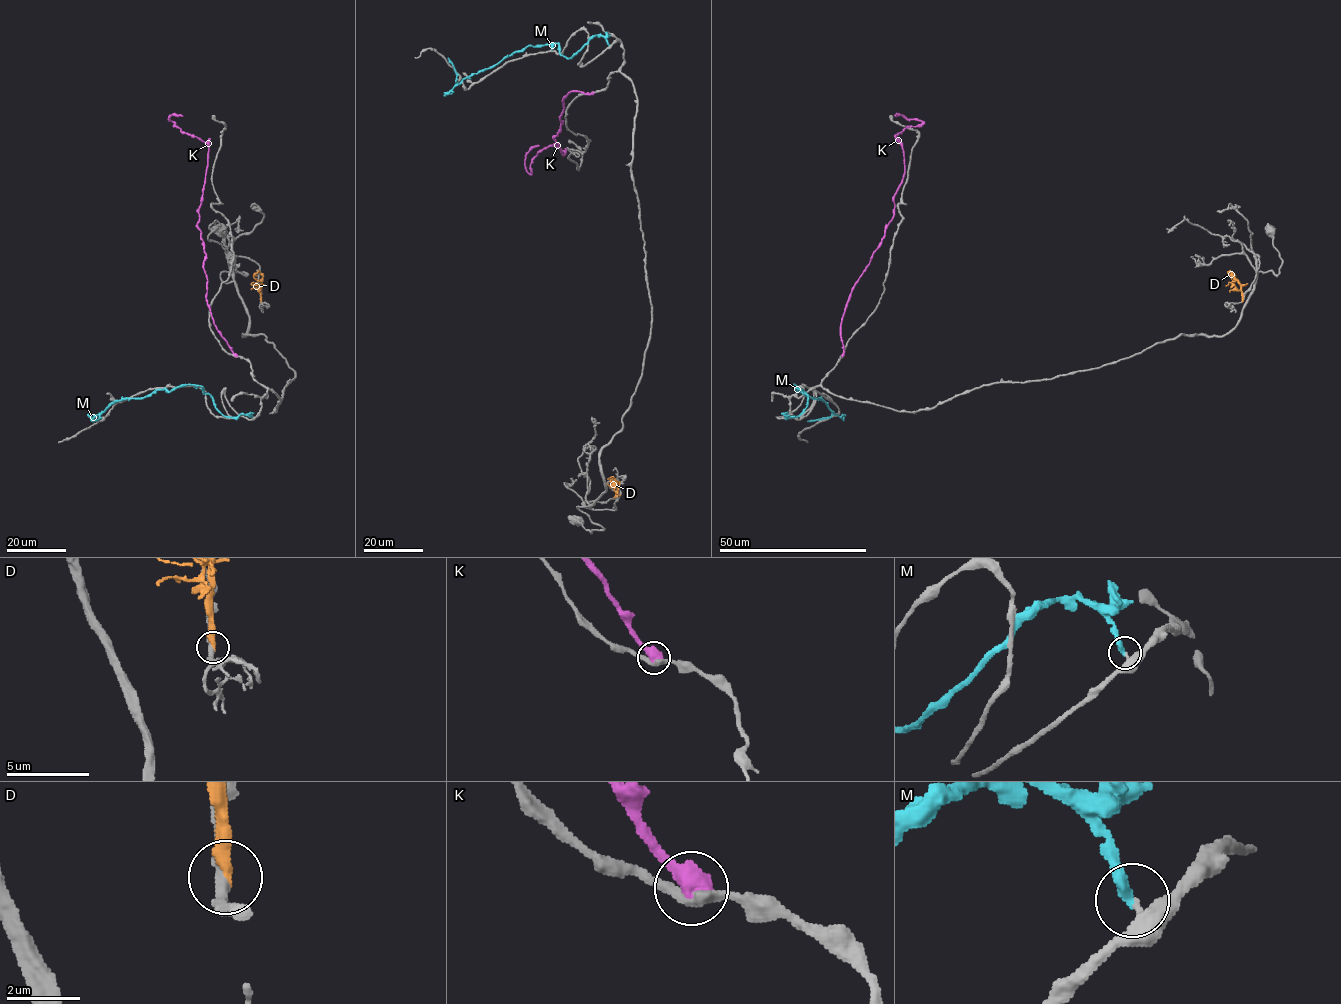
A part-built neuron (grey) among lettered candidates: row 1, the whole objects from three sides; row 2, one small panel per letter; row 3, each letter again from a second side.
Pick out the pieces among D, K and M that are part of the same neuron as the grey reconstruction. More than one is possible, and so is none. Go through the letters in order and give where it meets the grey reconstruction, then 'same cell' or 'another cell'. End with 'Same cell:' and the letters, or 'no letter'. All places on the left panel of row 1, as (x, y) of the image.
D: contact (261, 300); another cell
K: contact (236, 355); another cell
M: contact (252, 416); another cell
Same cell: no letter

